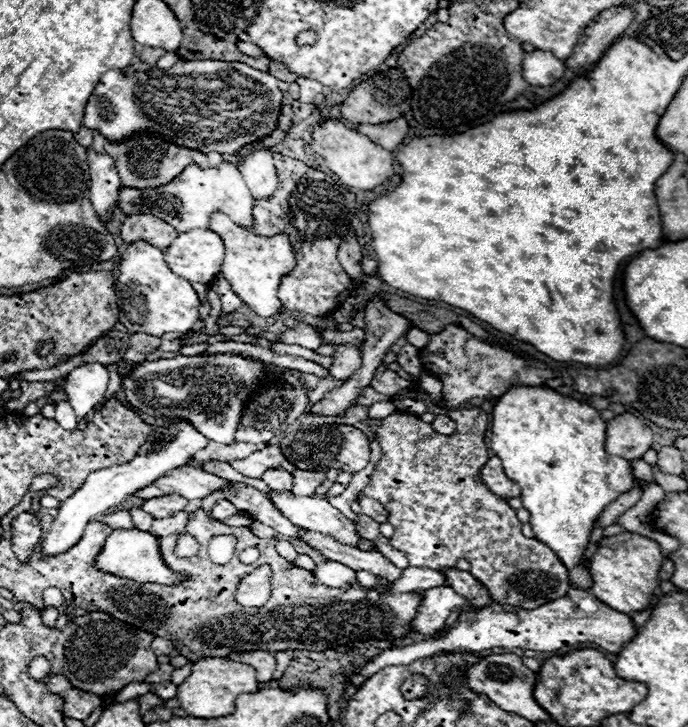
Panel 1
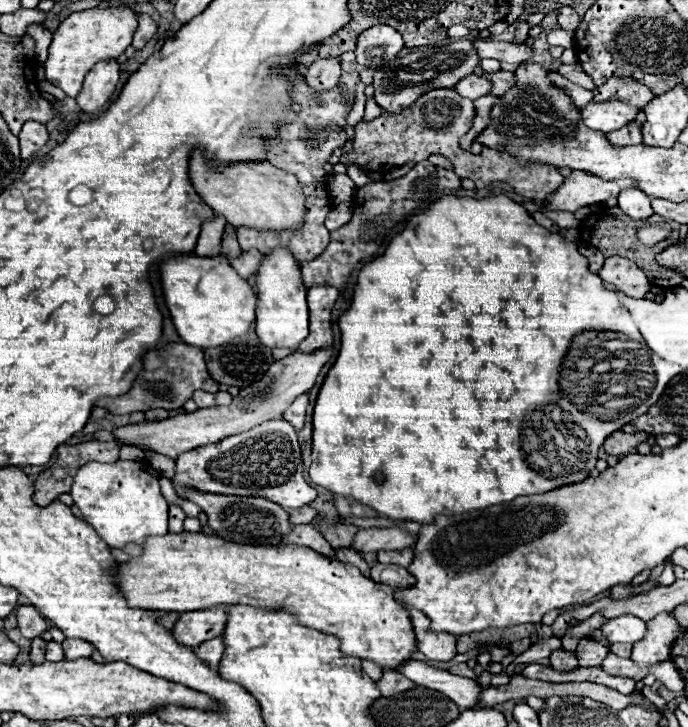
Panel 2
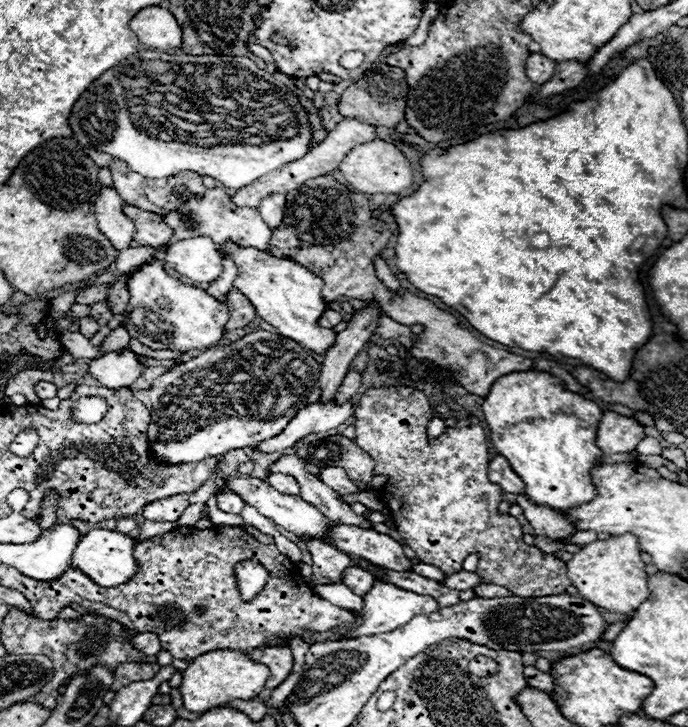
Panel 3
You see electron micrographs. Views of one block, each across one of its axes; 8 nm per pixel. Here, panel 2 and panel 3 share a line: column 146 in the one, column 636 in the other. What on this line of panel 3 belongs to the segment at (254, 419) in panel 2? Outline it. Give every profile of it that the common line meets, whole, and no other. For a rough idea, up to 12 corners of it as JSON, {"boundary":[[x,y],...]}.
{"boundary":[[604,412],[596,444],[606,454],[636,450],[644,426]]}

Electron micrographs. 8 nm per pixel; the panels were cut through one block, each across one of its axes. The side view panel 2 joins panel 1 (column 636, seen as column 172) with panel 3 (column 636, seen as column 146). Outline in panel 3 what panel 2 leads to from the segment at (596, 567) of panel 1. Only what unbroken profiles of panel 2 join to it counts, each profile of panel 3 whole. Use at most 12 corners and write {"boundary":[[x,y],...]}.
{"boundary":[[638,538],[586,544],[566,562],[580,596],[630,614],[650,594]]}

